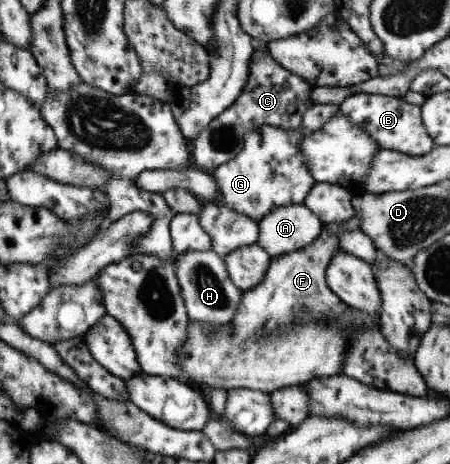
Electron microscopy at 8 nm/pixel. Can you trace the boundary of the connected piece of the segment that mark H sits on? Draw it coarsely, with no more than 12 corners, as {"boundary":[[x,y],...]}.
{"boundary":[[213,250],[179,253],[191,322],[232,321],[244,292]]}

